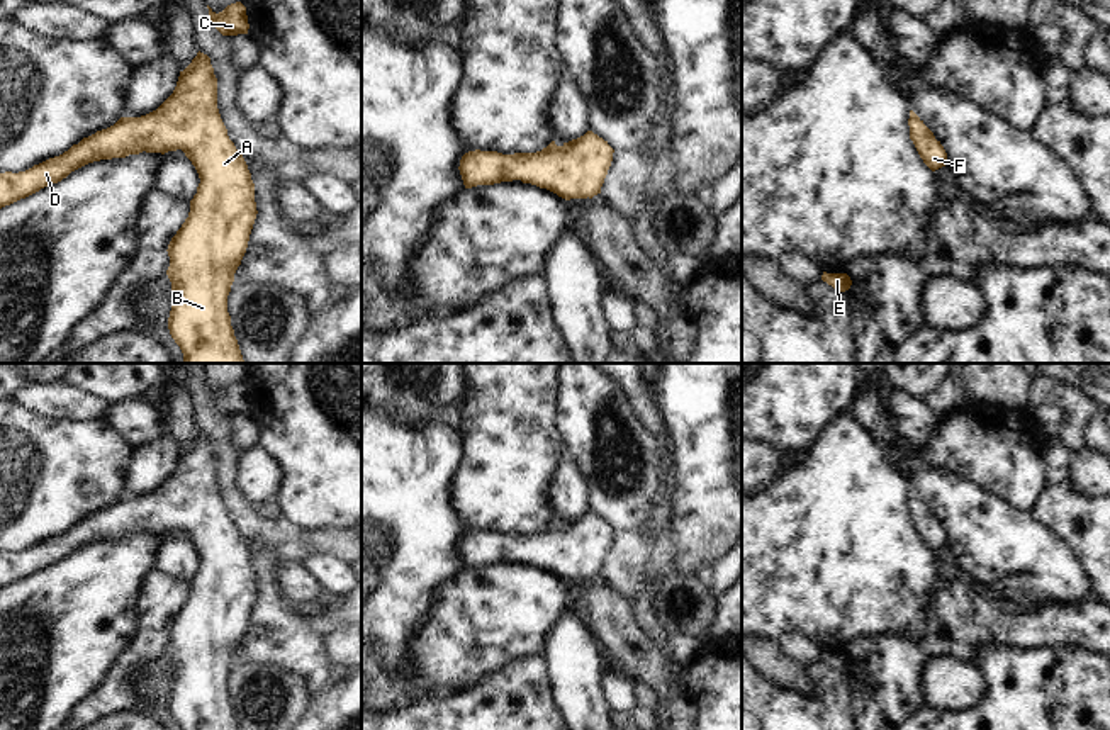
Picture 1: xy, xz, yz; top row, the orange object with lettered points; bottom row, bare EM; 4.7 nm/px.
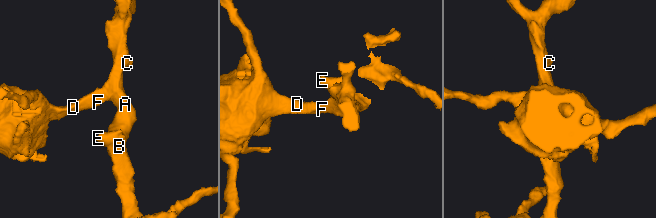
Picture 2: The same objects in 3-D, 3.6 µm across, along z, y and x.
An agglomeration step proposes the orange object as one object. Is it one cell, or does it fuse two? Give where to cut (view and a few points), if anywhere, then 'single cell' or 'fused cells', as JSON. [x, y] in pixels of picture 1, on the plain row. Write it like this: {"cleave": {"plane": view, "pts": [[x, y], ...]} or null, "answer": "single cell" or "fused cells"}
{"cleave": null, "answer": "single cell"}

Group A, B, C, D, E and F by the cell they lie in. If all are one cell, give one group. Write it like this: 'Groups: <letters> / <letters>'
Groups: A B C D E F

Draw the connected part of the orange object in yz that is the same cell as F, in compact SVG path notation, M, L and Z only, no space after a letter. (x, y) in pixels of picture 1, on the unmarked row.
M910 491L910 519L913 521L920 538L932 550L939 550L947 545L947 533L933 513L923 504L923 501Z

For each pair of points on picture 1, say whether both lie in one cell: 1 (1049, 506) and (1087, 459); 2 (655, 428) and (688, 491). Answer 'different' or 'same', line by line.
1: different
2: different

